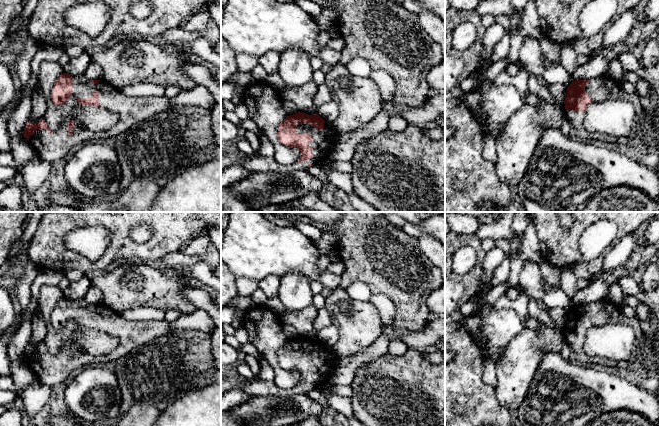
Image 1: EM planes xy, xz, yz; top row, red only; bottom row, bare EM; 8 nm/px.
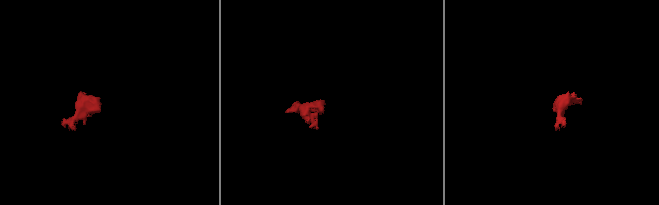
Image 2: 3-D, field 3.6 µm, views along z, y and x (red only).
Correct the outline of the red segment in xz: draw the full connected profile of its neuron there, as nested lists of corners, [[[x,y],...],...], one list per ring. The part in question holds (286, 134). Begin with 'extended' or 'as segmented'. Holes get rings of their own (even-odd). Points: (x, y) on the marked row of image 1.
extended; [[[297,112],[287,116],[278,126],[277,138],[280,143],[297,147],[300,159],[293,164],[278,163],[273,157],[246,155],[241,151],[228,152],[221,156],[221,172],[234,165],[242,165],[250,172],[292,172],[307,170],[329,154],[337,134],[331,123],[324,121],[316,112],[313,115]]]

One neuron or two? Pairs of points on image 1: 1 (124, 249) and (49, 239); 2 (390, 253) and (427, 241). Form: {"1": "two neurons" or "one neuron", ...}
{"1": "one neuron", "2": "two neurons"}

